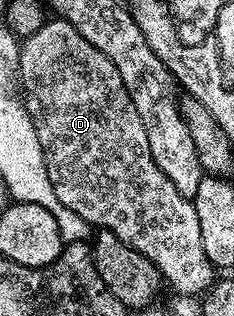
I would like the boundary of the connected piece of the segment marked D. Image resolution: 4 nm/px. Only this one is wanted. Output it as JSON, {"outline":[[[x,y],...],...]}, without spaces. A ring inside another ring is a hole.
{"outline":[[[53,17],[44,22],[38,32],[34,32],[33,35],[20,42],[18,86],[22,91],[24,107],[28,109],[34,128],[38,132],[38,144],[42,144],[46,172],[50,172],[50,184],[54,184],[54,192],[57,194],[58,200],[62,200],[62,204],[66,204],[66,208],[70,208],[70,212],[78,212],[78,216],[85,218],[93,227],[114,232],[114,236],[118,236],[118,240],[122,240],[130,248],[142,252],[142,256],[149,258],[158,267],[163,281],[167,285],[169,282],[178,293],[200,296],[210,289],[213,282],[217,281],[218,271],[212,265],[210,256],[206,256],[206,244],[202,244],[202,224],[198,224],[195,201],[191,198],[184,198],[182,192],[178,192],[178,188],[174,188],[172,181],[162,172],[162,168],[158,168],[158,164],[154,164],[146,124],[142,124],[142,116],[138,116],[138,108],[134,108],[134,100],[130,100],[130,92],[126,88],[126,84],[122,84],[122,76],[118,72],[118,68],[114,68],[112,61],[102,52],[98,52],[98,48],[94,48],[94,44],[90,44],[90,40],[86,40],[86,36],[82,36],[82,32],[78,32],[78,28],[74,28],[74,24],[65,22],[62,18]]]}

